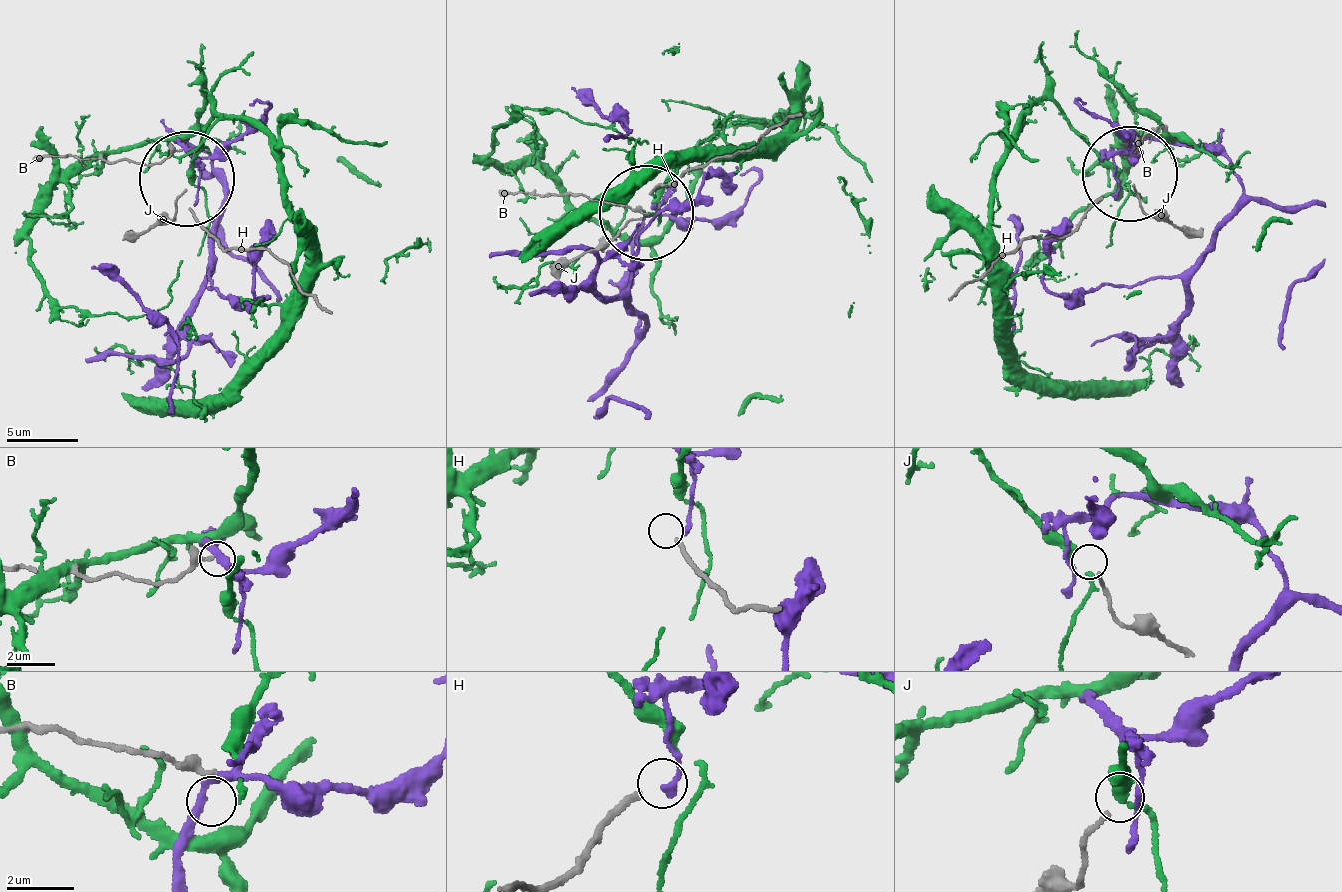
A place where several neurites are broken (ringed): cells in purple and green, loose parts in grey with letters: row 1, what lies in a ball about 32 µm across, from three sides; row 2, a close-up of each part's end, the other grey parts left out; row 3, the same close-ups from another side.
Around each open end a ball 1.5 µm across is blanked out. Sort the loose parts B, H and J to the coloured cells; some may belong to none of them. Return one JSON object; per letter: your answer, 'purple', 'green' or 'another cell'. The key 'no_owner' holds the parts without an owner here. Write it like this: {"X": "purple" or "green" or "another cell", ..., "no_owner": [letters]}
{"B": "another cell", "H": "another cell", "J": "another cell", "no_owner": ["B", "H", "J"]}

